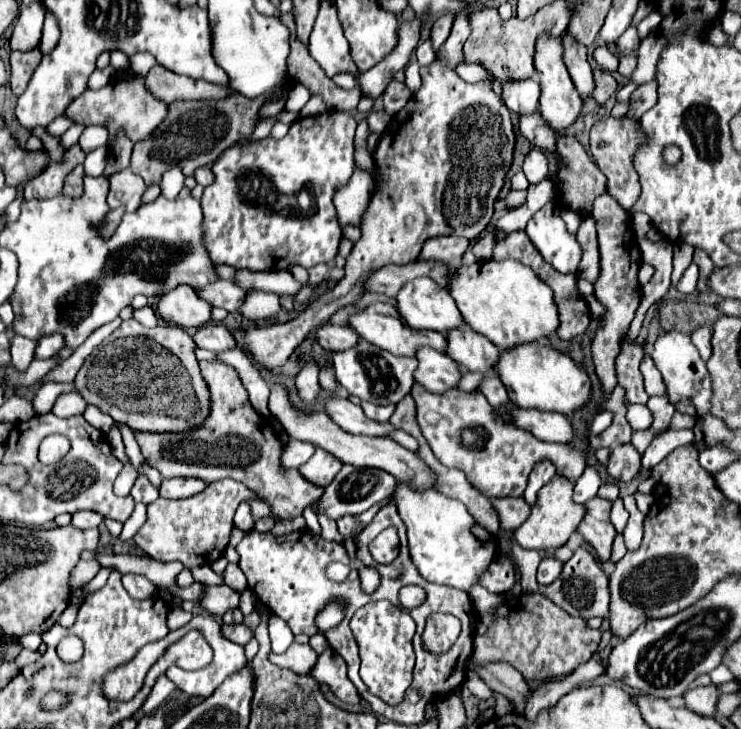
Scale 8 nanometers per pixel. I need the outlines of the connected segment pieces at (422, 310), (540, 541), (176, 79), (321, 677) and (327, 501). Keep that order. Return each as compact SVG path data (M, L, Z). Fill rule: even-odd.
M422 277L422 281L408 281L396 301L398 311L412 329L448 333L450 329L464 325L464 317L458 311L450 291L434 285L434 281L426 277Z
M554 475L552 481L548 485L544 485L538 493L538 501L530 511L530 517L514 531L516 541L524 547L524 549L558 549L562 547L570 535L578 529L580 521L586 515L586 505L574 503L572 499L572 491L574 491L574 481L562 477L562 475Z
M156 65L150 69L150 73L146 75L146 87L166 103L172 103L178 99L190 99L190 101L226 99L230 93L234 93L234 89L230 87L218 87L206 81L194 81L190 77L176 75L162 65Z
M331 647L319 655L318 661L312 669L312 675L320 681L330 685L332 693L336 693L338 699L344 703L358 703L360 695L354 683L346 675L346 661Z
M344 465L342 471L338 473L338 477L326 487L320 503L320 511L326 513L330 519L338 519L346 513L350 515L358 515L368 511L372 505L388 499L394 491L396 479L382 471L382 469L374 469L374 467L356 467L356 465Z

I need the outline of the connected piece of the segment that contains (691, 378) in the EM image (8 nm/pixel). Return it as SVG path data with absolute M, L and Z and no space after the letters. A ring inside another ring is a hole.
M664 333L658 337L658 341L652 347L652 359L658 371L662 373L662 379L666 383L666 395L670 403L676 407L676 411L686 413L690 417L706 417L710 413L710 399L712 399L712 377L702 361L698 349L684 333Z

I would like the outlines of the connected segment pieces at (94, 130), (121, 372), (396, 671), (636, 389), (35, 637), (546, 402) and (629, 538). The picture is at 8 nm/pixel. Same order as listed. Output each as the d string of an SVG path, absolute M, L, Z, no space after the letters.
M92 125L92 127L86 127L86 129L84 129L84 133L82 133L80 139L78 139L78 145L82 147L84 153L90 153L90 151L94 151L96 147L106 145L106 141L108 141L106 129L102 129L100 125Z
M136 319L124 321L110 337L106 337L80 367L74 387L86 399L86 403L96 405L102 413L108 413L114 421L126 423L132 429L154 429L154 431L186 431L194 425L200 425L206 419L208 393L206 383L202 381L198 359L194 355L194 339L178 325L166 323L154 329L144 327Z
M374 601L358 609L350 619L350 629L360 647L360 677L368 685L370 693L378 695L386 703L396 703L402 699L402 693L410 685L412 669L414 669L414 621L408 611L392 605L390 601Z
M640 341L634 343L624 343L618 361L616 361L616 373L618 373L618 383L626 389L626 405L630 403L646 403L648 393L644 391L642 385L642 373L640 373L640 361L642 361L642 347Z
M38 633L22 635L22 637L18 637L16 641L18 641L20 647L24 647L24 649L32 649L32 651L36 651L36 649L40 647L40 643L42 643L42 639L40 639L40 634Z
M542 343L520 345L518 349L502 353L502 361L498 361L496 369L510 393L510 401L522 409L540 409L572 415L576 409L584 407L592 395L592 383L588 373L582 371L568 355Z
M634 495L624 497L624 505L626 505L628 513L630 513L630 519L628 519L626 529L624 529L624 541L626 541L628 551L636 551L636 549L640 547L640 541L642 541L642 523L644 523L644 513L636 507Z

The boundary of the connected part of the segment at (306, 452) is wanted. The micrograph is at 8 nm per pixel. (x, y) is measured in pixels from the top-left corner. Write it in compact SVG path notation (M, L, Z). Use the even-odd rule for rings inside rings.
M289 438L287 446L282 451L281 465L284 468L298 469L304 465L315 452L315 446L308 442Z

